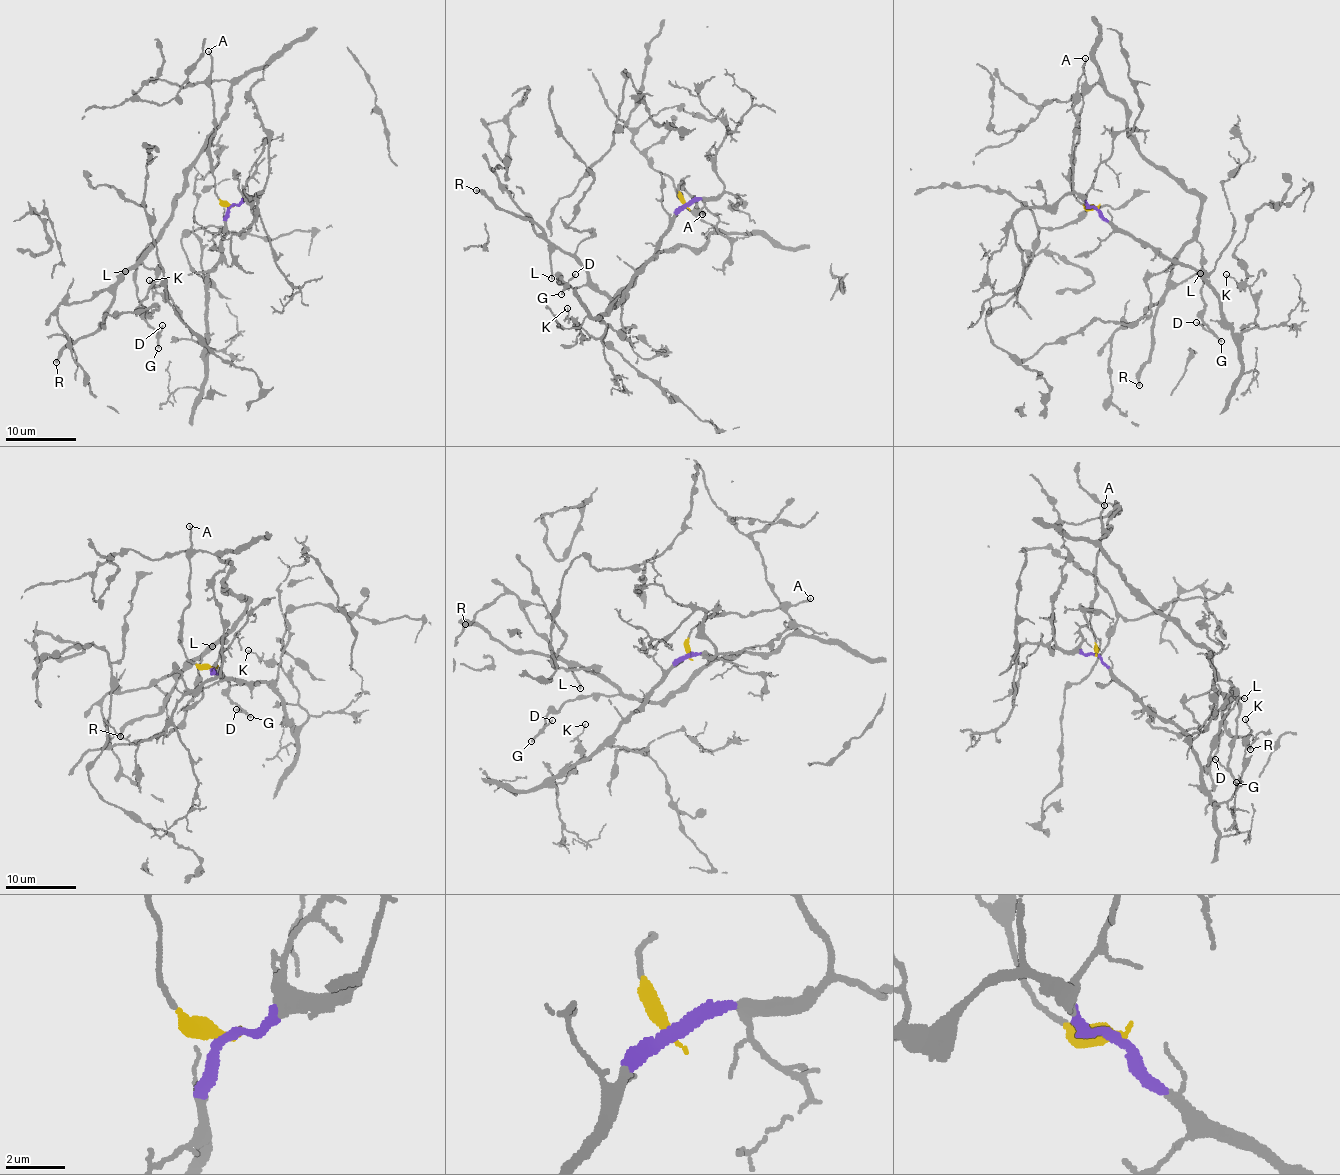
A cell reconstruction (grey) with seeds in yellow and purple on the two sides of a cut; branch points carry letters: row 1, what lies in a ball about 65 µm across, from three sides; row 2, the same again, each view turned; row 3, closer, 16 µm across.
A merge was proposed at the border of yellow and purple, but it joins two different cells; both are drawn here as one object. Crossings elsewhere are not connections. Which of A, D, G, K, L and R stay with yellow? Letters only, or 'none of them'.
A, D, G, L, R

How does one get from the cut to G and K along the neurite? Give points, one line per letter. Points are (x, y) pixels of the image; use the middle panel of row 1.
G: (686, 205), (682, 182), (714, 229), (707, 243), (666, 249), (612, 298), (556, 277), (566, 284), (561, 294)
K: (686, 205), (676, 212), (658, 252), (603, 317), (606, 328), (599, 338), (588, 340), (566, 316), (568, 307)

